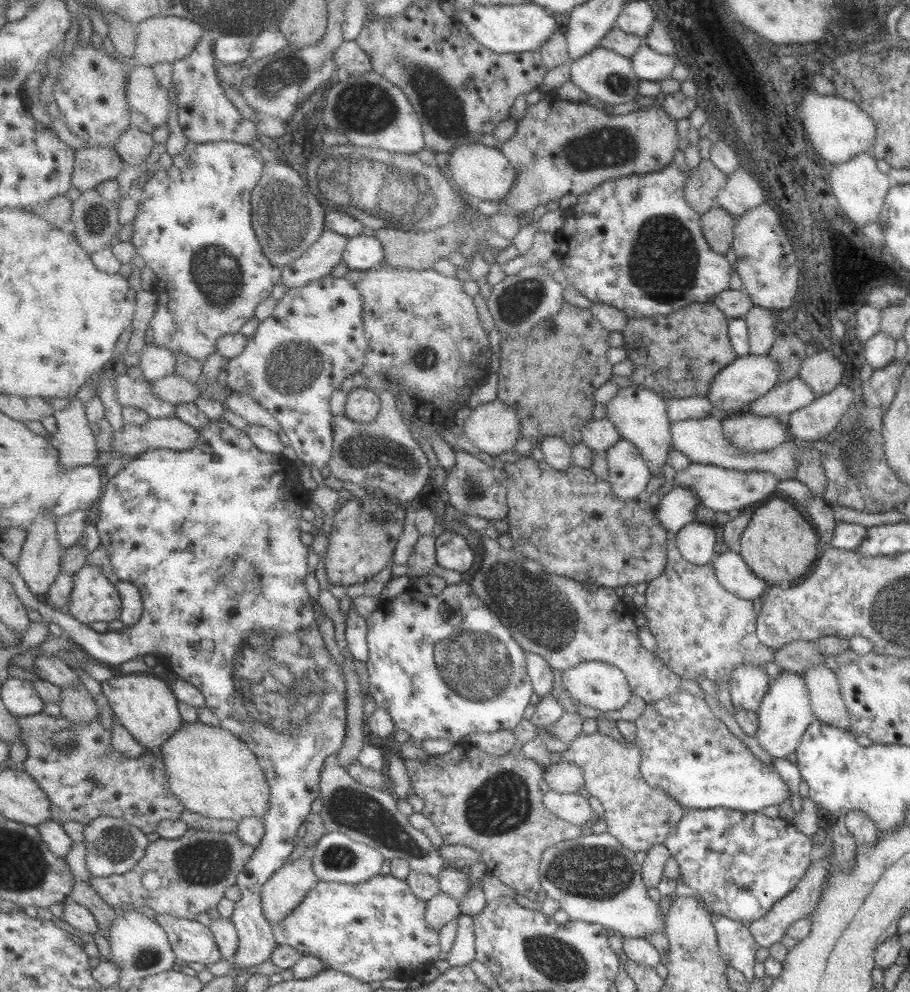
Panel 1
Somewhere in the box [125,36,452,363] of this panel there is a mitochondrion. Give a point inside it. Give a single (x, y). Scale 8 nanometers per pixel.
(286, 210)

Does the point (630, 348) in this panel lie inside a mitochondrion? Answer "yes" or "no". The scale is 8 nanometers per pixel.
no

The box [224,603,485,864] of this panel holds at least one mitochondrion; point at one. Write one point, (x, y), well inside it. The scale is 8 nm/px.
(347, 806)

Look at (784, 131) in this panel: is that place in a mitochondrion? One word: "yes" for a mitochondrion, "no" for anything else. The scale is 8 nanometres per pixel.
no

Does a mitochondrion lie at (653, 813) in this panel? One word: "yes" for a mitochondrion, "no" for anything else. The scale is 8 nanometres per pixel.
yes

